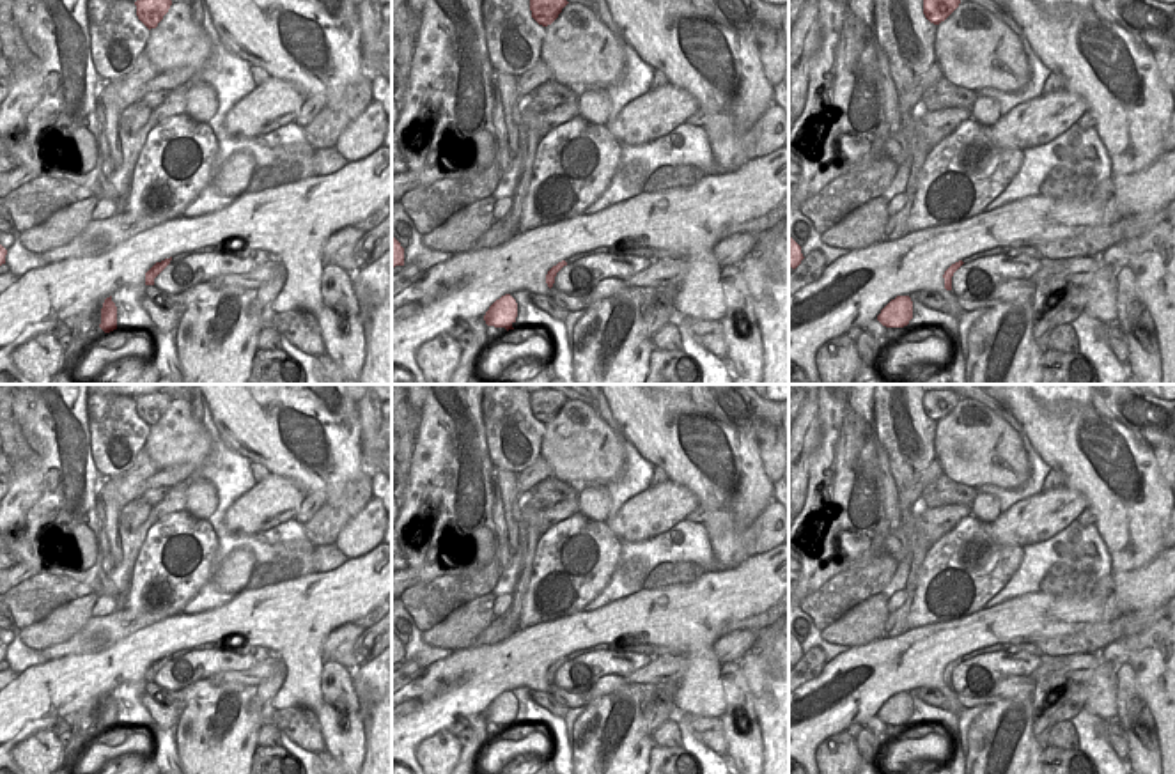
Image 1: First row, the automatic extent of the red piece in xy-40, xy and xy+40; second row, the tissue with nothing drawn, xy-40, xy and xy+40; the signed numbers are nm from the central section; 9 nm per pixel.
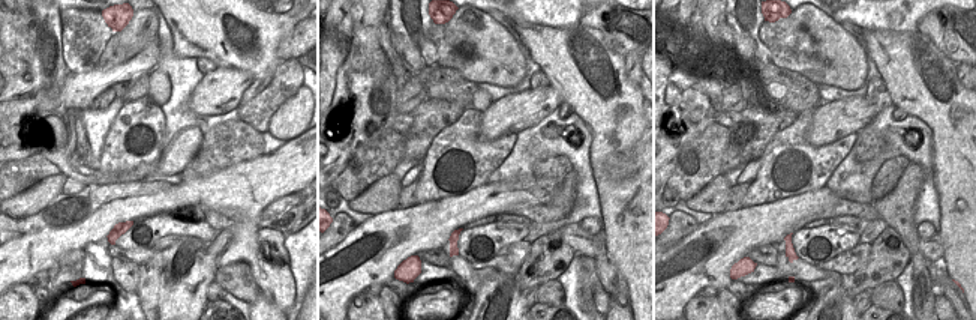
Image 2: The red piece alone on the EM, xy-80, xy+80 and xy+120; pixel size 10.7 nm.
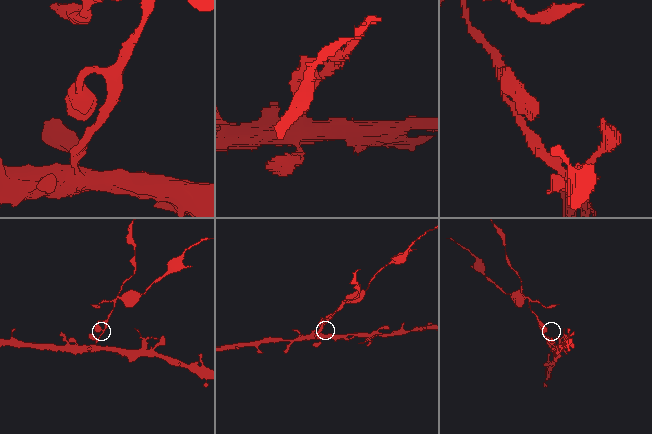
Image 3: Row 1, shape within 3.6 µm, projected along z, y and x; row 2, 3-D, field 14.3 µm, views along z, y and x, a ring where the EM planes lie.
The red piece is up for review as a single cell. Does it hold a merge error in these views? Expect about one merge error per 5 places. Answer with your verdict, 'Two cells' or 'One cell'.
Two cells.

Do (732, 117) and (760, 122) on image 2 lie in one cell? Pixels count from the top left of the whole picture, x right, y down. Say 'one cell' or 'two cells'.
two cells

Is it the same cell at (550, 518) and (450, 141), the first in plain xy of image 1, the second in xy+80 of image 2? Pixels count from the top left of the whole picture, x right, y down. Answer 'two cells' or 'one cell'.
two cells

